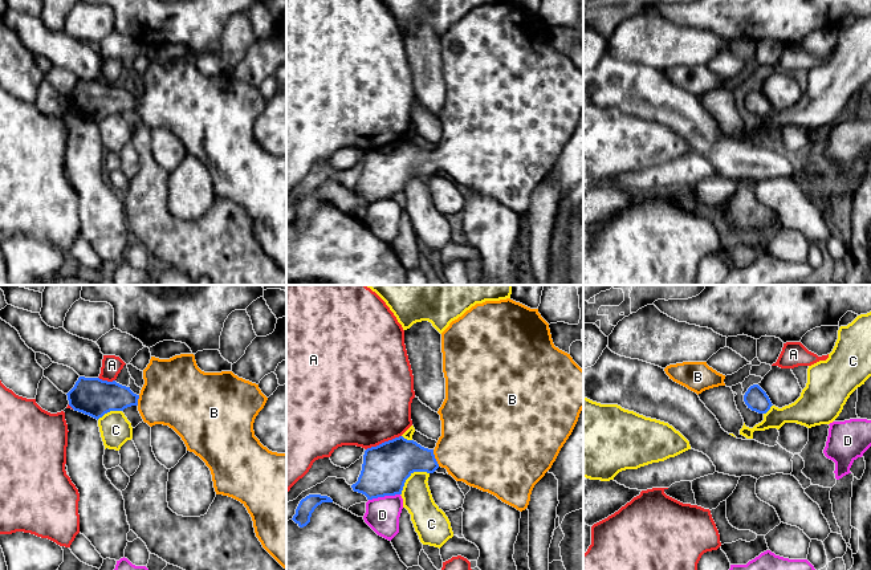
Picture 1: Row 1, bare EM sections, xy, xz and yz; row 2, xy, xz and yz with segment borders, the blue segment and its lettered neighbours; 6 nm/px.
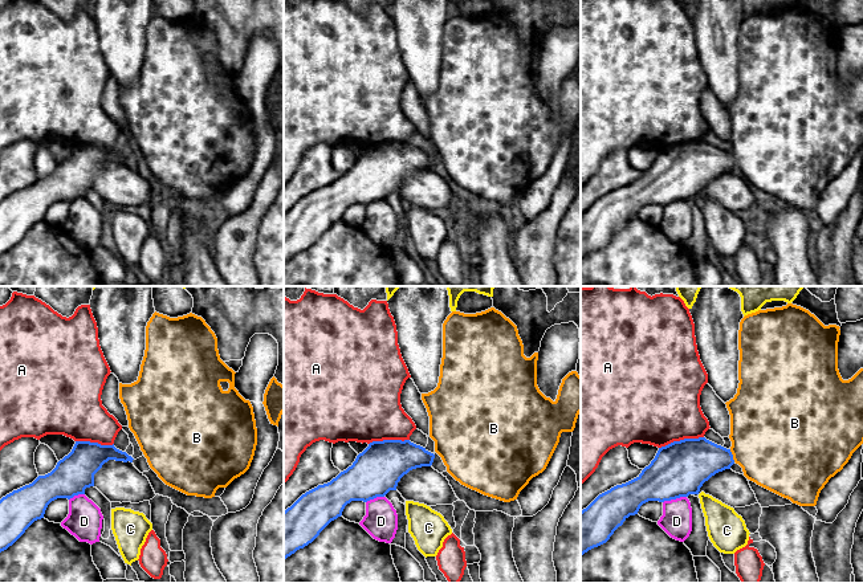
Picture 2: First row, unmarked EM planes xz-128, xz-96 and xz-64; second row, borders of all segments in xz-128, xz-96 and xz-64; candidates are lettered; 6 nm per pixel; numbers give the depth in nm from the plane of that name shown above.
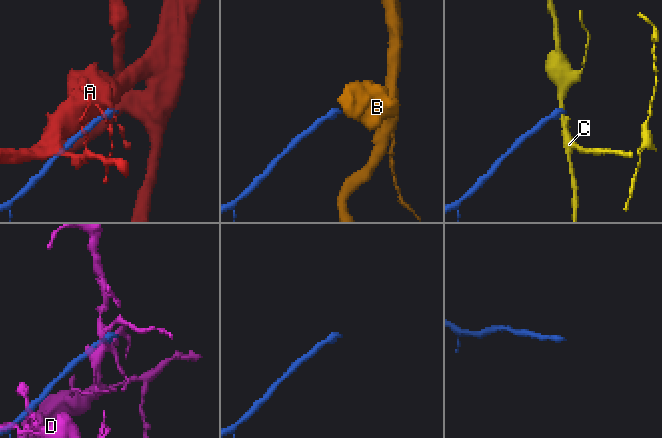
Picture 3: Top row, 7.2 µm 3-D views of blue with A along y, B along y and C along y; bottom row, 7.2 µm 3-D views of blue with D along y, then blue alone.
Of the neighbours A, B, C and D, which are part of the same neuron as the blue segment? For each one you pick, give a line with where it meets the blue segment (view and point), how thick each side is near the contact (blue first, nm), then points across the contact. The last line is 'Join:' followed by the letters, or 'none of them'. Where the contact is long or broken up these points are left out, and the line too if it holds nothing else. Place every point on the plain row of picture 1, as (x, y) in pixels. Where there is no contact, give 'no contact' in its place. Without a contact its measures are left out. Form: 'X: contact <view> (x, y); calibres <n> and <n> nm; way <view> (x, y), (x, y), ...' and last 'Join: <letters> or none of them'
B: contact xz (434, 161); calibres 260 and 420 nm; way xz (393, 165), (399, 162), (434, 161), (463, 150), (473, 150)
Join: B

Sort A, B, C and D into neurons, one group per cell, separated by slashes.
A / B / C / D

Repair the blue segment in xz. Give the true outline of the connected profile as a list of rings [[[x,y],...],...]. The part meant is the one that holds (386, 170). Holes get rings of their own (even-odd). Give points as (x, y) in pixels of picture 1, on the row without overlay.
[[[510,1],[476,7],[452,24],[441,36],[441,56],[445,102],[437,114],[441,139],[436,150],[428,152],[399,139],[367,151],[353,194],[365,198],[367,203],[402,198],[406,183],[414,175],[434,176],[441,170],[456,184],[488,195],[520,215],[525,213],[534,188],[552,171],[583,113],[583,73],[570,57],[554,49],[549,27],[538,12]]]

